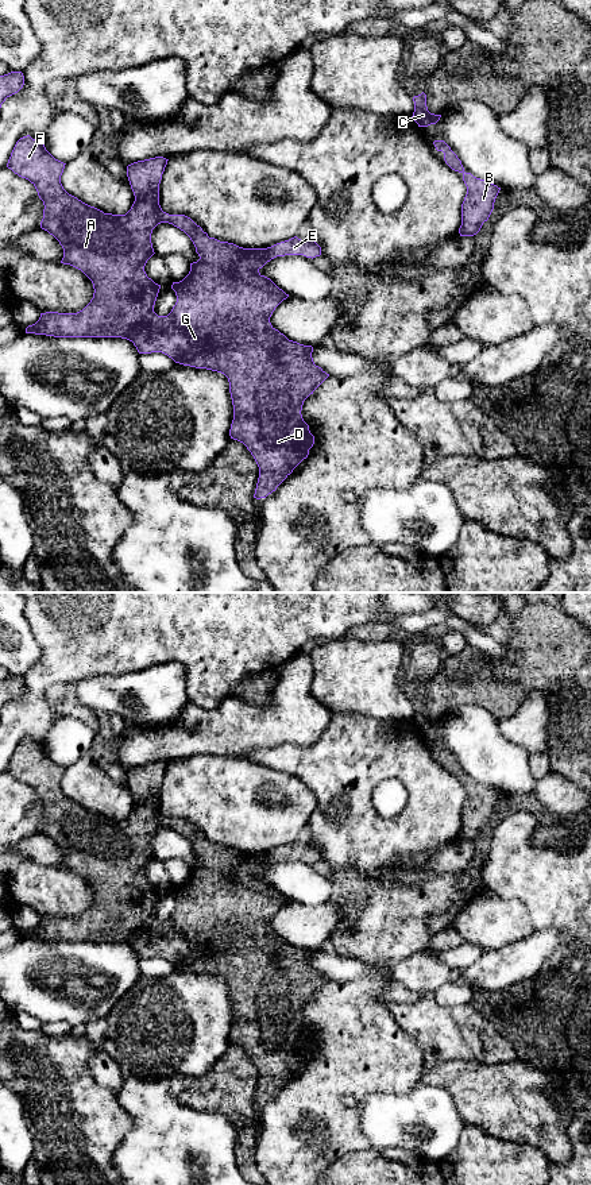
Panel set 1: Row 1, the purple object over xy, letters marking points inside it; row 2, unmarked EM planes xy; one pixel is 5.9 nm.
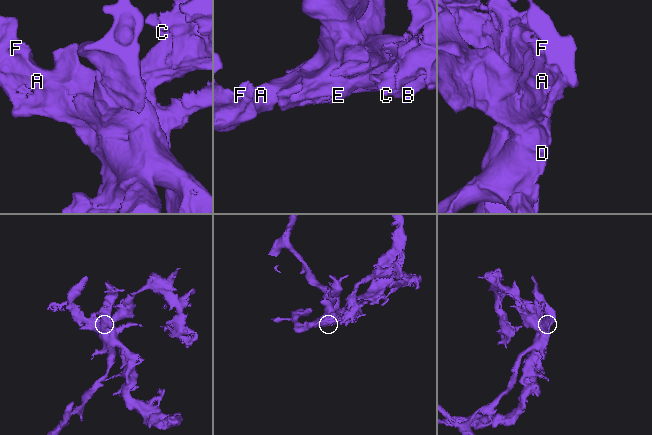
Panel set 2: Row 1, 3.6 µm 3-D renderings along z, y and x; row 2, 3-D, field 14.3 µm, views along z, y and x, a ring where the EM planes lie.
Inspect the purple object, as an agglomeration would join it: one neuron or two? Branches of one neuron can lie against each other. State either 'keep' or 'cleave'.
keep

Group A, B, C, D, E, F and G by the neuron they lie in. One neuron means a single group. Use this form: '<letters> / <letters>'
A B C D E F G

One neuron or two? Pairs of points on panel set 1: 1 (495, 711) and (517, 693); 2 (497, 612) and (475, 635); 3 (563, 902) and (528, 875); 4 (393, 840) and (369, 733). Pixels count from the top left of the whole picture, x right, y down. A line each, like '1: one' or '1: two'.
1: one
2: two
3: one
4: one

